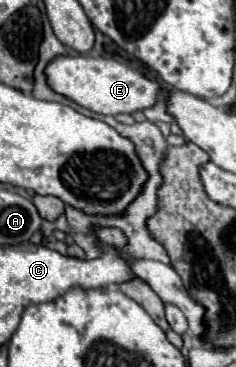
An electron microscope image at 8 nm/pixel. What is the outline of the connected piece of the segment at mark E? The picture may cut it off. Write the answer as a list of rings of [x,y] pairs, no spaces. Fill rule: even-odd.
[[[60,55],[46,67],[50,87],[76,101],[78,105],[100,113],[100,115],[118,115],[118,113],[134,113],[154,107],[162,87],[156,79],[150,79],[138,69],[132,69],[126,63],[120,63],[110,57],[90,57],[90,55]]]

